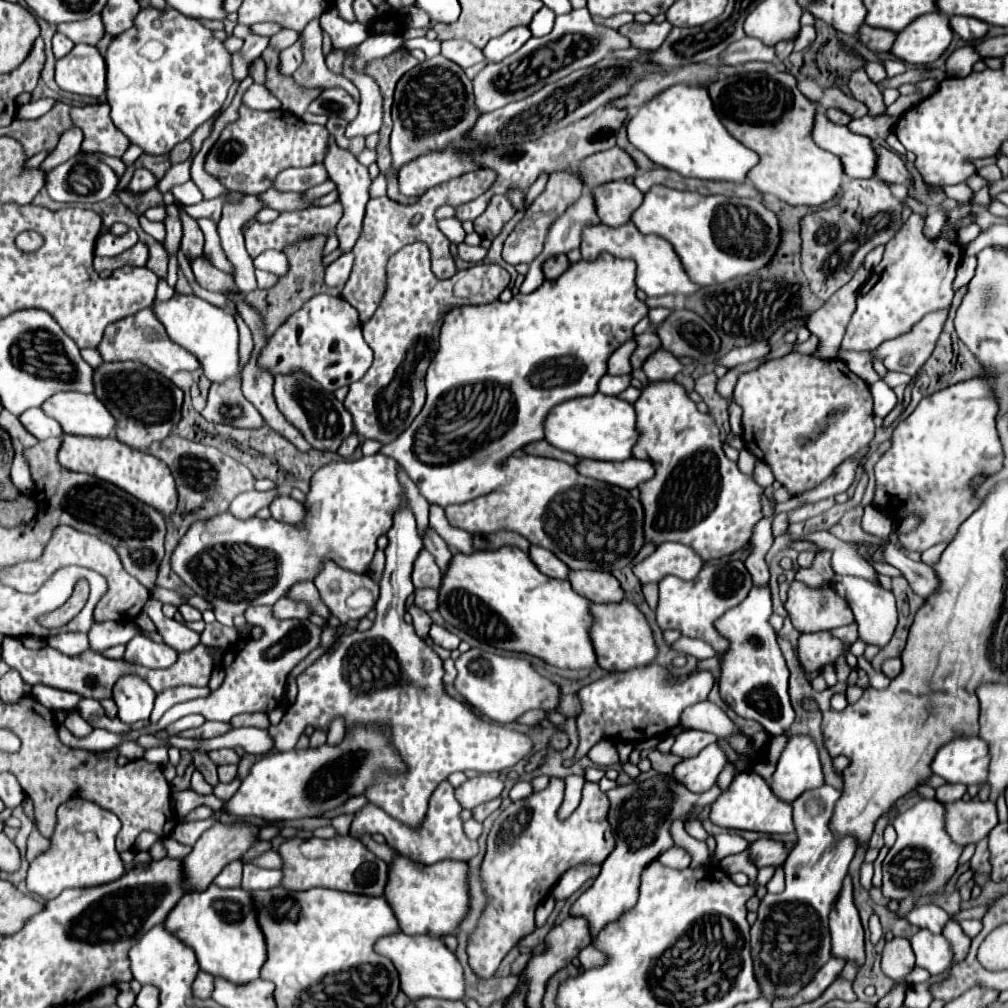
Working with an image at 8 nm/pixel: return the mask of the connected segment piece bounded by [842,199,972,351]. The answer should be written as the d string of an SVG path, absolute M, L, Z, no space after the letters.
M946 199L942 209L946 209L946 225L942 225L938 237L930 239L924 235L924 225L926 219L922 215L910 215L904 223L904 227L900 229L900 233L886 243L884 249L884 257L882 261L872 269L868 281L860 287L858 291L858 299L856 299L856 311L846 327L846 335L842 341L842 349L844 351L866 351L866 349L876 349L880 343L888 341L888 339L896 339L908 331L912 331L912 327L928 313L932 311L942 311L948 309L954 297L954 279L956 279L956 269L962 261L962 245L958 241L958 231L960 231L960 223L972 213L968 203L960 203L954 199Z

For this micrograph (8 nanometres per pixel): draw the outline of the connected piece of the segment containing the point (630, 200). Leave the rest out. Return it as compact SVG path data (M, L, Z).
M612 181L594 189L596 213L604 225L626 225L642 203L642 193L630 181Z

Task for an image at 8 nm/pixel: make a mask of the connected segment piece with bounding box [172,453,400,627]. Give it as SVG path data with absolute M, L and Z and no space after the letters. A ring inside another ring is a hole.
M376 453L352 461L350 465L328 463L318 469L310 481L308 493L308 519L302 529L296 529L288 523L280 523L274 519L246 519L240 521L232 517L230 511L224 515L216 515L208 521L194 523L184 539L180 539L174 555L172 555L172 569L174 573L200 597L214 605L216 621L232 627L232 617L244 613L250 605L274 605L286 591L306 579L314 579L318 565L324 559L336 561L340 567L364 573L368 563L376 553L376 539L384 535L392 527L392 515L400 503L400 483L396 477L396 461L388 455Z

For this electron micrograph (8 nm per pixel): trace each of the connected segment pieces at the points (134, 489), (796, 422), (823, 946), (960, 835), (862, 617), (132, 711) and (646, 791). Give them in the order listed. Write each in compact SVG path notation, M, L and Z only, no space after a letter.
M64 435L58 459L70 471L88 473L88 475L94 475L98 479L104 479L104 481L118 485L120 489L134 495L142 503L156 507L166 519L176 511L178 495L176 495L176 483L170 473L170 467L150 453L142 453L138 449L132 449L132 447L120 443L116 437L92 439L92 437Z
M788 353L740 375L734 389L734 401L744 411L742 439L746 449L772 467L774 477L788 489L792 497L800 497L818 487L834 471L834 467L868 447L874 439L872 395L868 383L852 373L842 359L818 359L812 355Z
M824 783L822 787L802 793L792 803L798 843L784 863L786 889L780 895L768 893L760 901L758 921L750 931L756 979L762 987L762 995L768 999L776 995L796 995L830 959L828 913L840 893L842 881L848 873L848 865L858 849L858 841L854 835L838 837L830 829L834 805L840 795L840 789Z
M954 801L946 803L946 829L960 845L984 839L998 823L996 801Z
M834 575L830 587L842 597L846 599L846 603L852 607L854 611L854 619L858 623L858 633L860 639L864 639L866 643L888 643L894 629L896 629L896 601L892 591L884 589L882 585L878 585L876 581L866 581L860 577L850 577L850 575Z
M134 675L120 677L114 685L114 701L118 705L118 717L122 723L132 725L136 721L148 721L154 709L156 693L152 687Z
M656 775L646 781L632 781L628 785L618 785L610 789L606 795L610 799L608 823L616 839L616 849L602 863L602 871L596 877L594 885L588 891L584 891L570 909L572 915L582 915L590 921L592 937L606 923L616 921L618 915L636 905L642 871L652 861L656 861L664 851L674 847L674 839L670 835L672 823L676 819L684 819L684 815L690 813L694 807L704 807L716 801L720 789L714 785L706 793L692 793L688 791L688 787L678 783L674 775Z

